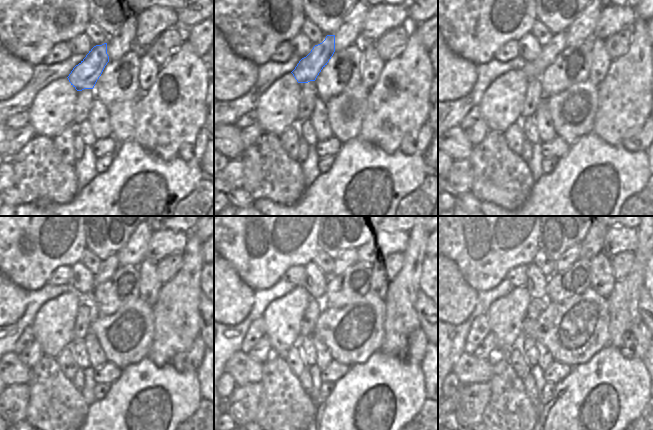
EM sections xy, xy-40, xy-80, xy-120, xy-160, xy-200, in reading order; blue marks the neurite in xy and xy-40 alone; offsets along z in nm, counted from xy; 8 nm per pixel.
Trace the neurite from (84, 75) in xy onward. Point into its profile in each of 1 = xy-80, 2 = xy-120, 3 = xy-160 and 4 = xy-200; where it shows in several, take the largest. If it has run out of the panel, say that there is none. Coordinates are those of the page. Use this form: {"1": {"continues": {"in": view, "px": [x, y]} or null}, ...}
{"1": {"continues": {"in": "xy-80", "px": [533, 70]}}, "2": {"continues": {"in": "xy-120", "px": [108, 267]}}, "3": {"continues": {"in": "xy-160", "px": [347, 257]}}, "4": {"continues": {"in": "xy-200", "px": [572, 255]}}}

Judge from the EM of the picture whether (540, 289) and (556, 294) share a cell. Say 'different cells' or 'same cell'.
different cells

